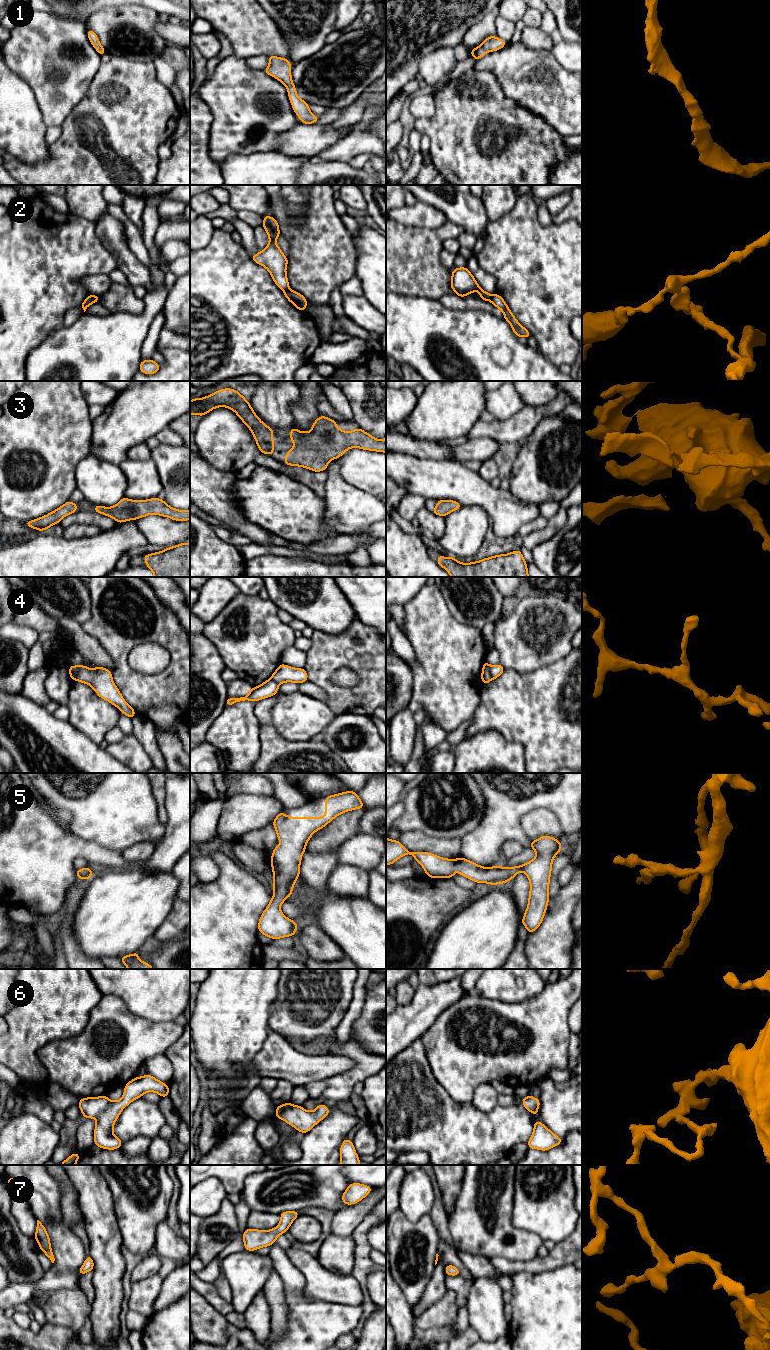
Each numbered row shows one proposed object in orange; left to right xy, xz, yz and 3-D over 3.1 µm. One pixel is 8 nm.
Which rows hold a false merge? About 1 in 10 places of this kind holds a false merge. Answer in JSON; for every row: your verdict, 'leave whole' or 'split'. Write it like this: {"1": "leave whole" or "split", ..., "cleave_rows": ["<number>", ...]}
{"1": "leave whole", "2": "split", "3": "leave whole", "4": "split", "5": "leave whole", "6": "leave whole", "7": "leave whole", "cleave_rows": ["2", "4"]}

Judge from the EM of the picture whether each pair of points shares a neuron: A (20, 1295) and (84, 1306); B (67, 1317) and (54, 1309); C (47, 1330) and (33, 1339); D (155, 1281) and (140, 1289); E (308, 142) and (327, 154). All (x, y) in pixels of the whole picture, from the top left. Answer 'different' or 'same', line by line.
A: different
B: same
C: same
D: same
E: different

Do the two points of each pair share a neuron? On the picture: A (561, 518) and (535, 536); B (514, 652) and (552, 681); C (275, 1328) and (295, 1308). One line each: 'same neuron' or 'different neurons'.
A: same neuron
B: different neurons
C: different neurons

